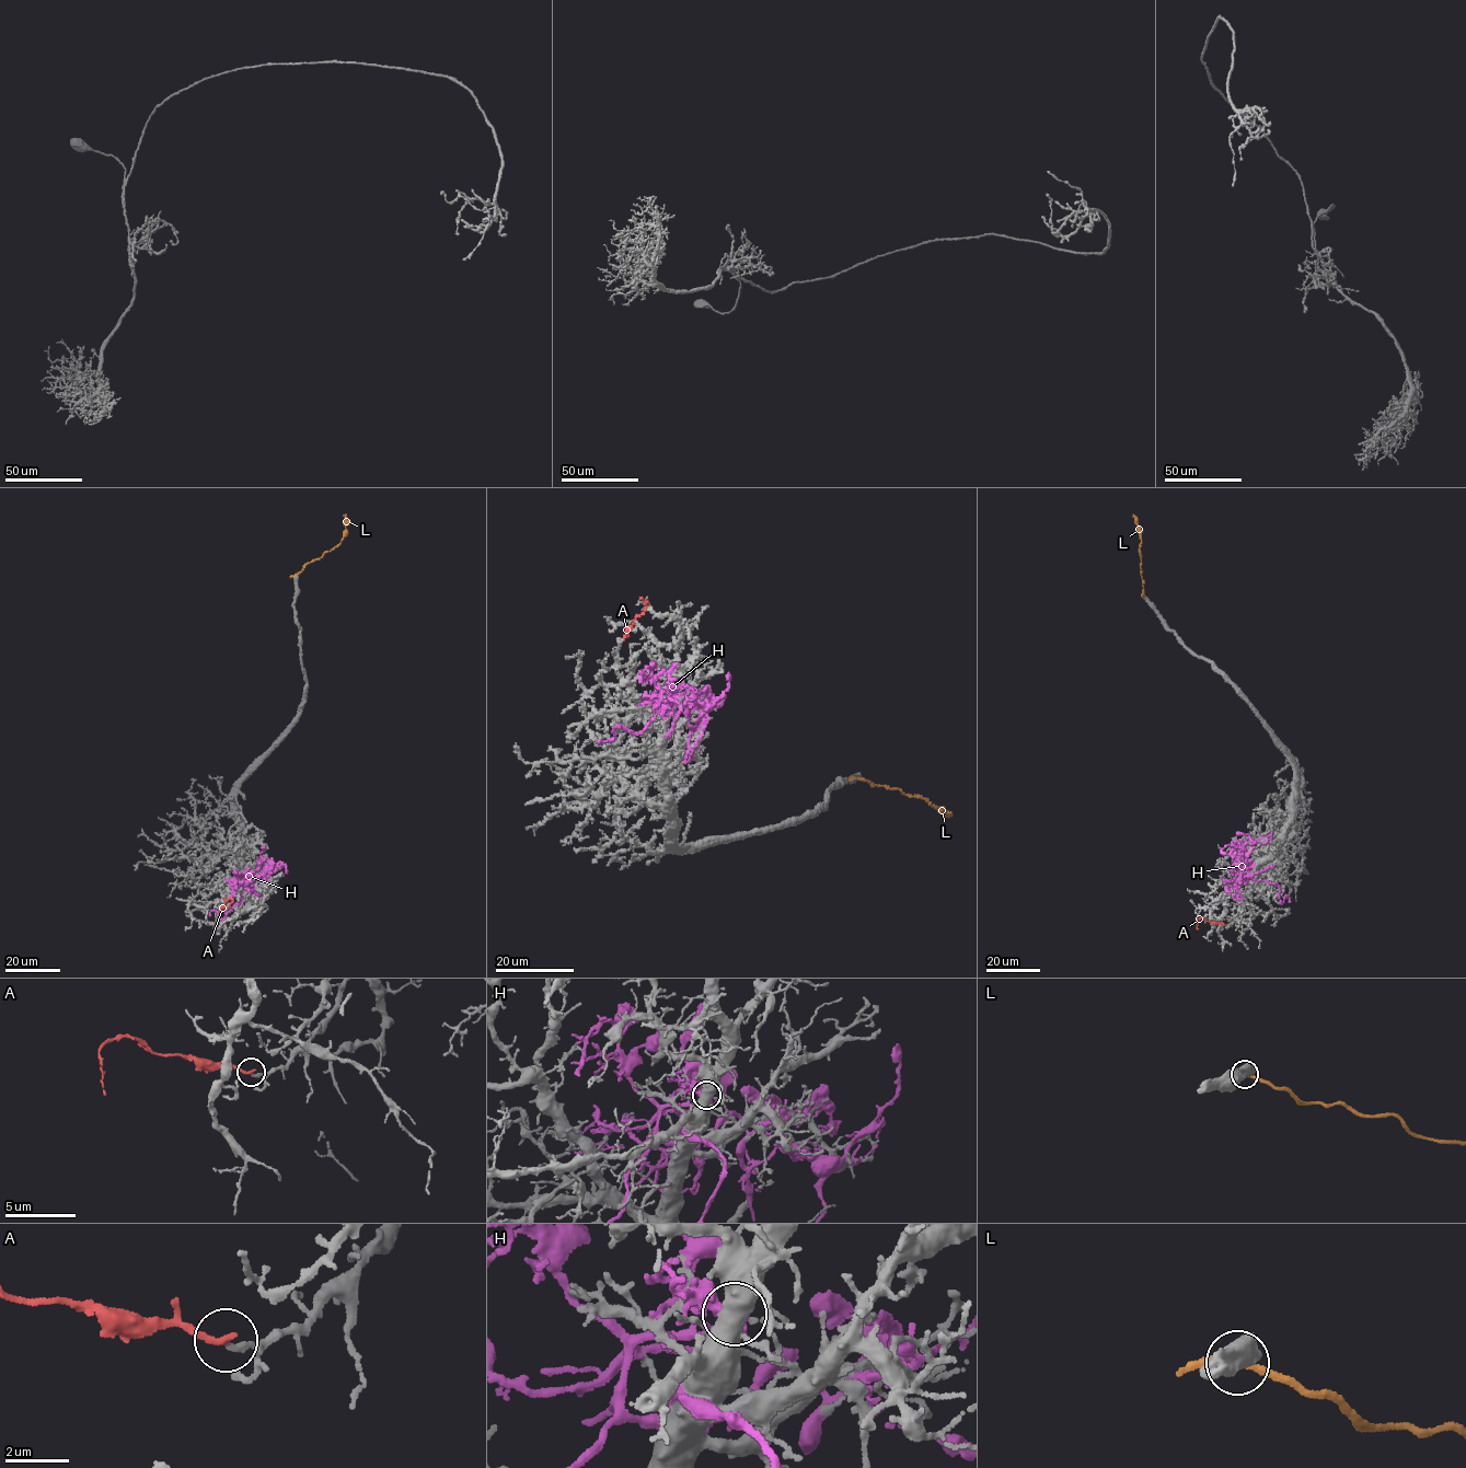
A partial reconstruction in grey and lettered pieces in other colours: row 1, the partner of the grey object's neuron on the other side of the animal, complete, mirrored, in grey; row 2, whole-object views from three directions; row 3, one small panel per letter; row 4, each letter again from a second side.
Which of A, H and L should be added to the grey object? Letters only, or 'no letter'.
no letter

